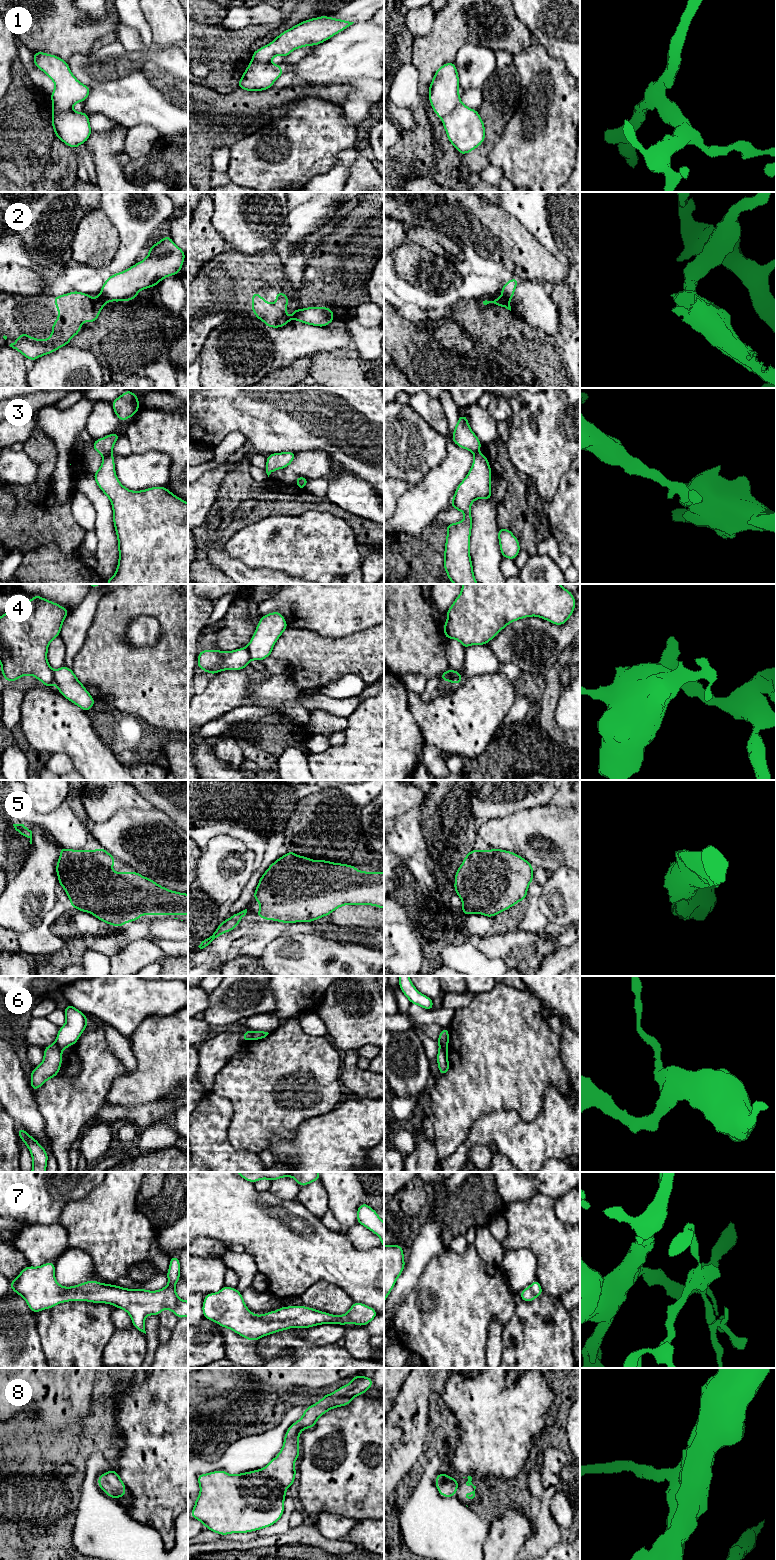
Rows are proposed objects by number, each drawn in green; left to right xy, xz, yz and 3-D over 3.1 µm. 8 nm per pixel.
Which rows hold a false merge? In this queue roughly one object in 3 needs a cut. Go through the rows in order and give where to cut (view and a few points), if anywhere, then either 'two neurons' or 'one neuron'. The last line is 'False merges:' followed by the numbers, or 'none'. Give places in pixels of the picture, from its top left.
1: cut in yz along (460, 102), (441, 118); two neurons
2: cut in xz along (299, 310), (295, 319); two neurons
3: cut in xy along (111, 452), (103, 456); two neurons
4: cut in xy along (53, 671), (54, 682); two neurons
5: no cut; one neuron
6: cut in xy along (55, 1042), (60, 1051); two neurons
7: no cut; one neuron
8: no cut; one neuron
False merges: 1, 2, 3, 4, 6

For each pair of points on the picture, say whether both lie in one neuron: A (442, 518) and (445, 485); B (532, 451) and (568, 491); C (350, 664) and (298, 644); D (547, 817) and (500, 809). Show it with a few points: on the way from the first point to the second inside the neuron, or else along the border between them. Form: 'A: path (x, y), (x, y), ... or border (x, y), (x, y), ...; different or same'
A: border (450, 506), (442, 510), (436, 516), (433, 523); different
B: border (569, 468), (549, 502); different
C: path (337, 659), (313, 659), (311, 657); same
D: border (538, 806), (519, 809), (511, 814), (492, 818); different

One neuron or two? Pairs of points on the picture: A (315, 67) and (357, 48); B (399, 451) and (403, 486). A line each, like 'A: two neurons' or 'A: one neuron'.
A: one neuron
B: two neurons

